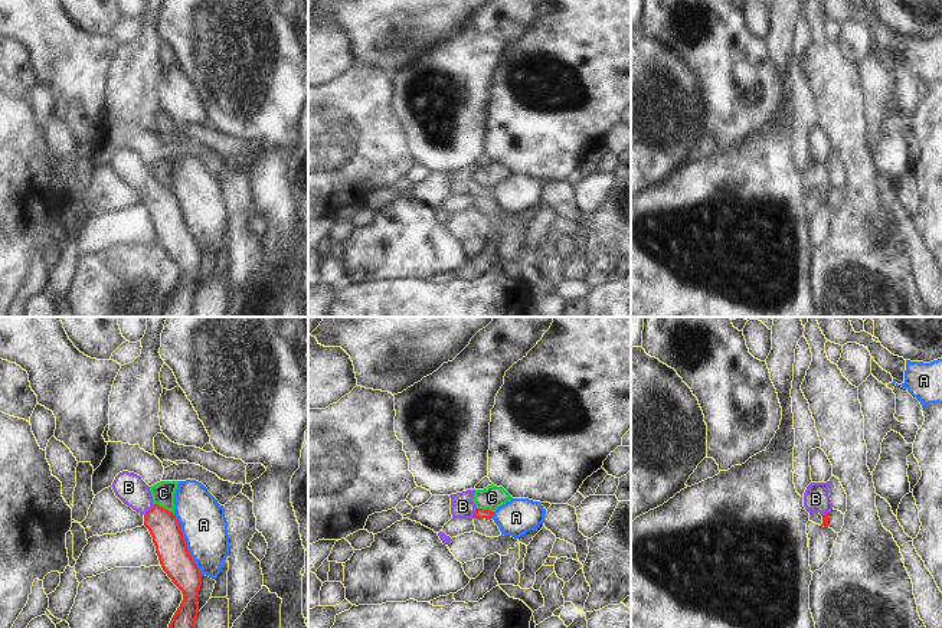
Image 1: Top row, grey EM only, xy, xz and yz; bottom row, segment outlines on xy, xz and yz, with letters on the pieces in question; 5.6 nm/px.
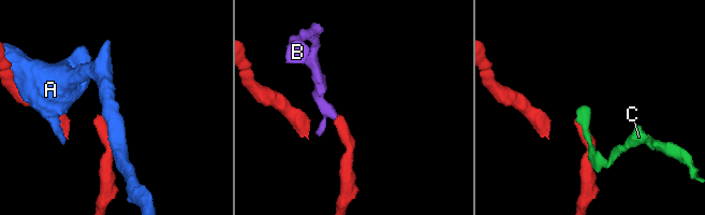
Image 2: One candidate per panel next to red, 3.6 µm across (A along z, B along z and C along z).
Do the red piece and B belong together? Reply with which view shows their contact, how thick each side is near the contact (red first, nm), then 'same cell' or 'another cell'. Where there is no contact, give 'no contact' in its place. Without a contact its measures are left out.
contact in xy; calibres 180 and 170 nm; same cell

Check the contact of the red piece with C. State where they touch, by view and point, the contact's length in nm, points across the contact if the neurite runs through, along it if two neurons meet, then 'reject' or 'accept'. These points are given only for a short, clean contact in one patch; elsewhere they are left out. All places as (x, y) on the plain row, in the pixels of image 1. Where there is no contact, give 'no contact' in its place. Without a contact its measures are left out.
contact xy (164, 186); length 130 nm; border xy (154, 180), (173, 192); reject

